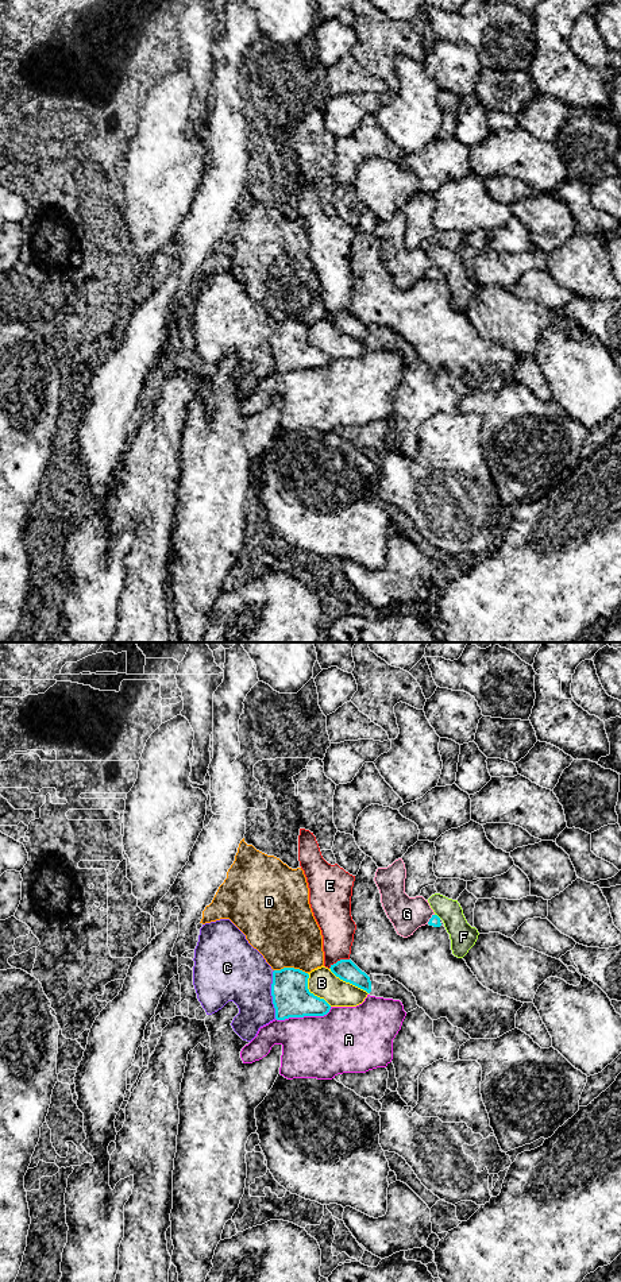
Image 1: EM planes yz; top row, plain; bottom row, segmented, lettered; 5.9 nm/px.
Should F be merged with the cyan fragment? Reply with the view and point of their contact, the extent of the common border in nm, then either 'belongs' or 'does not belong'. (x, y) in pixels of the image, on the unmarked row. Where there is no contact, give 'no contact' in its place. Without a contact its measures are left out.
meets cyan in yz at (436, 267); contact 50 nm long; does not belong

